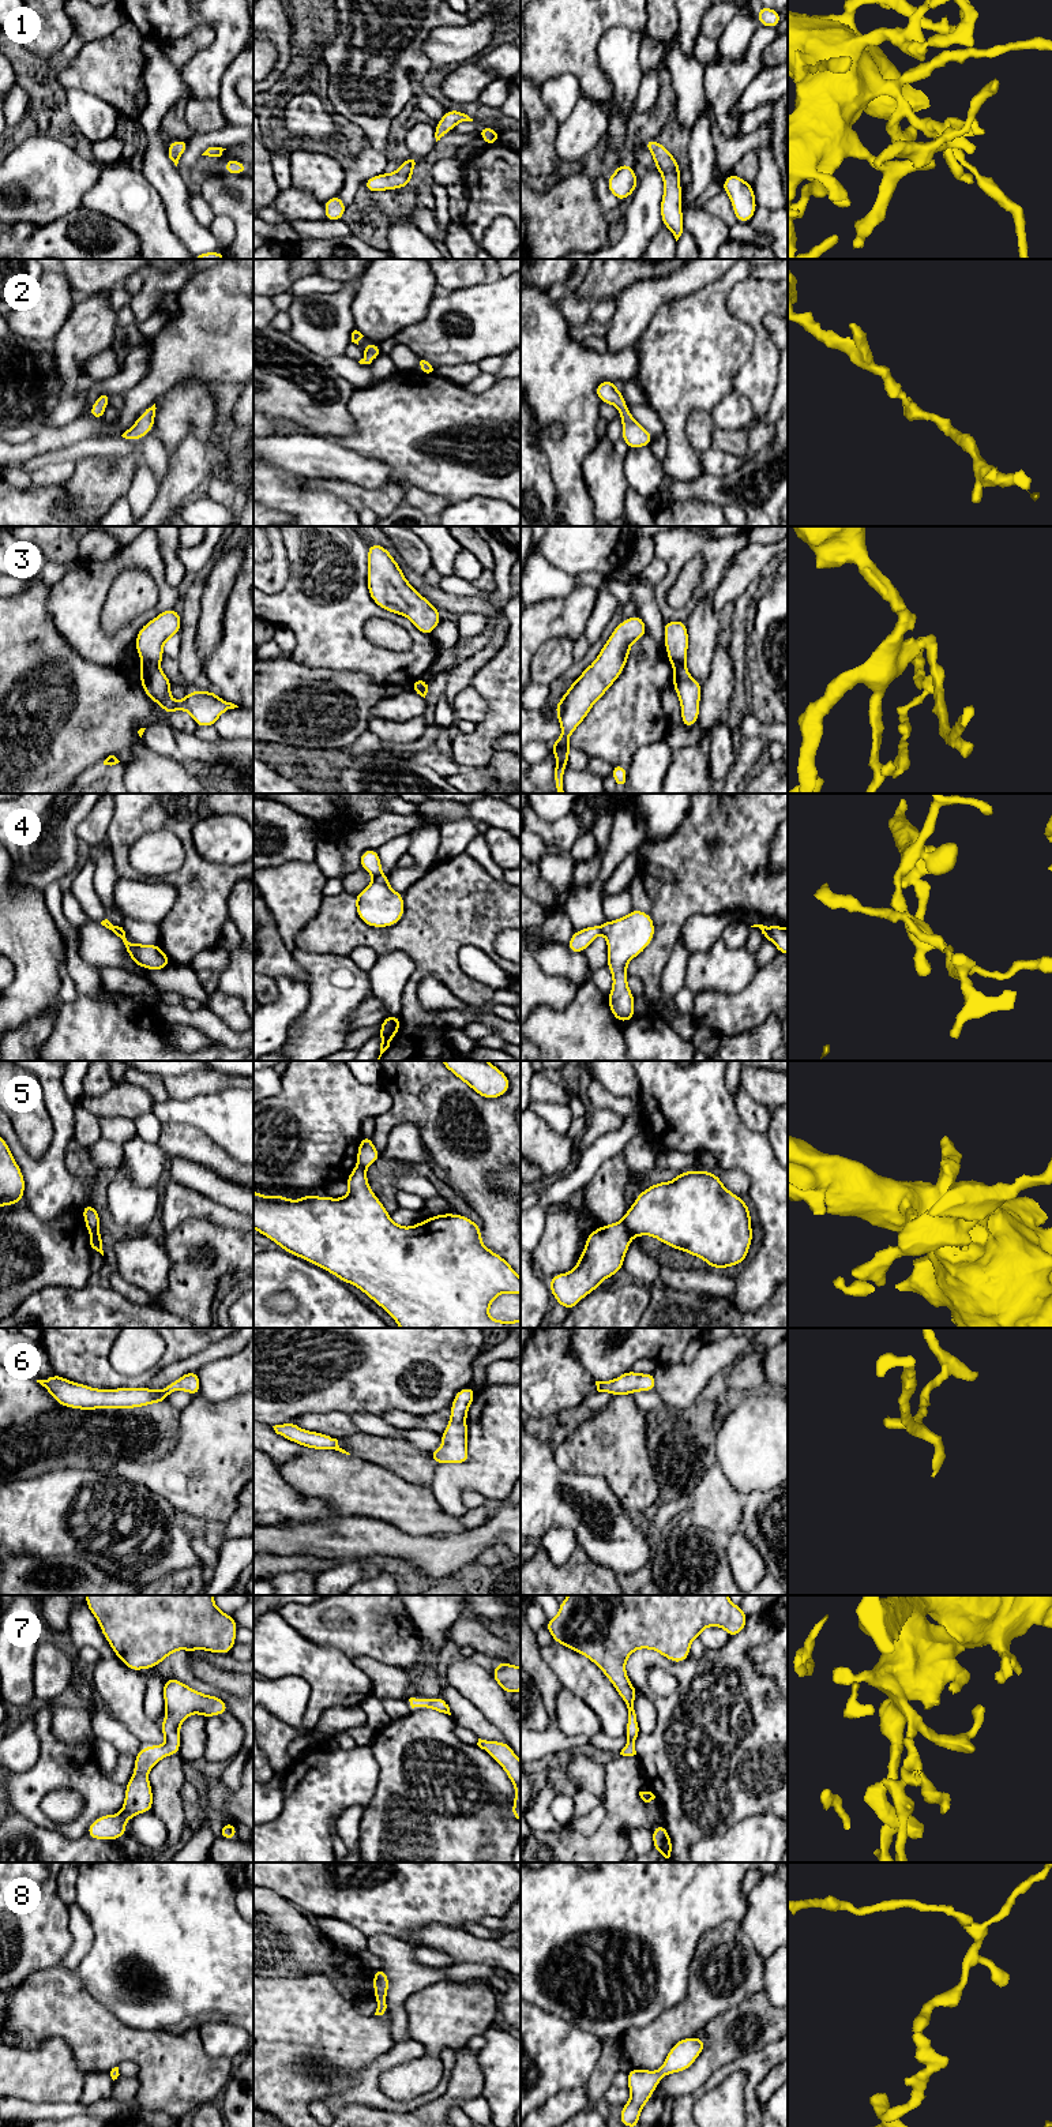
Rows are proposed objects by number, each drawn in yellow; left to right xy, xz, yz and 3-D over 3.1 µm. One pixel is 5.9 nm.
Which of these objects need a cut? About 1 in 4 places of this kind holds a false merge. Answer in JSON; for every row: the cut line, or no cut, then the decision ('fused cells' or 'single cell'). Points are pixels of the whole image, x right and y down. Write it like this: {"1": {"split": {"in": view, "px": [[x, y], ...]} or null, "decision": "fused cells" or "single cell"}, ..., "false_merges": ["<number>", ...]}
{"1": {"split": null, "decision": "single cell"}, "2": {"split": null, "decision": "single cell"}, "3": {"split": {"in": "xy", "px": [[157, 666], [143, 668]]}, "decision": "fused cells"}, "4": {"split": {"in": "xz", "px": [[380, 873], [375, 877]]}, "decision": "fused cells"}, "5": {"split": {"in": "yz", "px": [[622, 1220], [631, 1237]]}, "decision": "fused cells"}, "6": {"split": null, "decision": "single cell"}, "7": {"split": null, "decision": "single cell"}, "8": {"split": null, "decision": "single cell"}, "false_merges": ["3", "4", "5"]}

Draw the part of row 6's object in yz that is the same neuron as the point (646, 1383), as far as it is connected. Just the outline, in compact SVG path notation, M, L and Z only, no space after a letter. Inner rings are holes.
M632 1370L609 1381L595 1381L598 1392L609 1392L615 1396L632 1395L636 1391L649 1392L655 1389L657 1381L654 1373L639 1374Z

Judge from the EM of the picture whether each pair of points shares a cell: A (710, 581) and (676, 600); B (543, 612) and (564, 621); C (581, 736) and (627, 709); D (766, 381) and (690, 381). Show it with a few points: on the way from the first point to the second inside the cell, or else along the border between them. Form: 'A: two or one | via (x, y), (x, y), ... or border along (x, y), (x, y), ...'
A: two | border along (703, 561), (692, 595), (671, 607)
B: one | via (548, 618), (559, 618)
C: one | via (592, 735), (602, 734), (616, 720)
D: two | border along (750, 353), (750, 357), (737, 371), (732, 389)

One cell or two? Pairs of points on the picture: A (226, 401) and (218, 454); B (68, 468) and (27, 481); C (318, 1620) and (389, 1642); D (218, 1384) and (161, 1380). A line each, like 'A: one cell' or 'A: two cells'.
A: one cell
B: one cell
C: one cell
D: two cells

